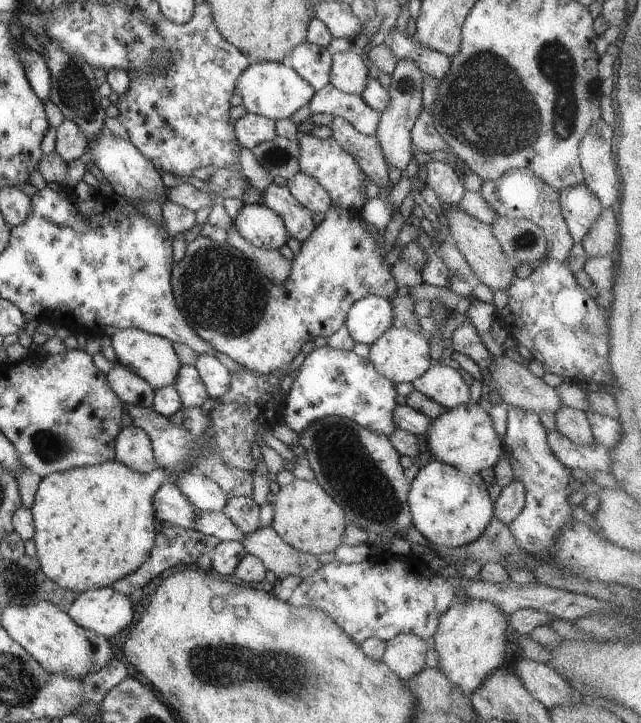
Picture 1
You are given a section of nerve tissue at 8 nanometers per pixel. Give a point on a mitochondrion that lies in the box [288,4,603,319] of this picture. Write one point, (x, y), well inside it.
(484, 104)

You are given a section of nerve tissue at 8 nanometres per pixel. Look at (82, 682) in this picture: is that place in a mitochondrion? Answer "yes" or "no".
no

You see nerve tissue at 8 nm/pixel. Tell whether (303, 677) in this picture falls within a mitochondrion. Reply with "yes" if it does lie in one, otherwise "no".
yes

